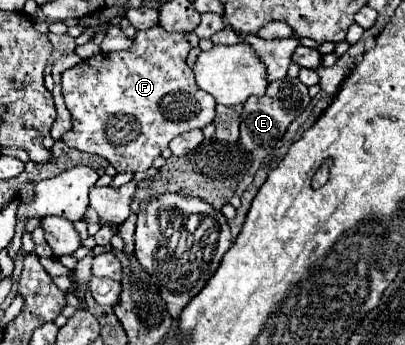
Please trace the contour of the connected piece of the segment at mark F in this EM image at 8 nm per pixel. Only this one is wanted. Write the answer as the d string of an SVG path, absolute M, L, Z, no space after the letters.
M160 25L138 31L134 43L126 51L98 53L84 59L72 69L62 71L62 95L72 115L72 129L62 135L62 141L78 151L96 153L118 171L146 171L152 161L168 147L168 143L180 133L202 129L214 121L216 101L202 91L194 79L194 71L186 65L190 43L186 33L168 33Z

